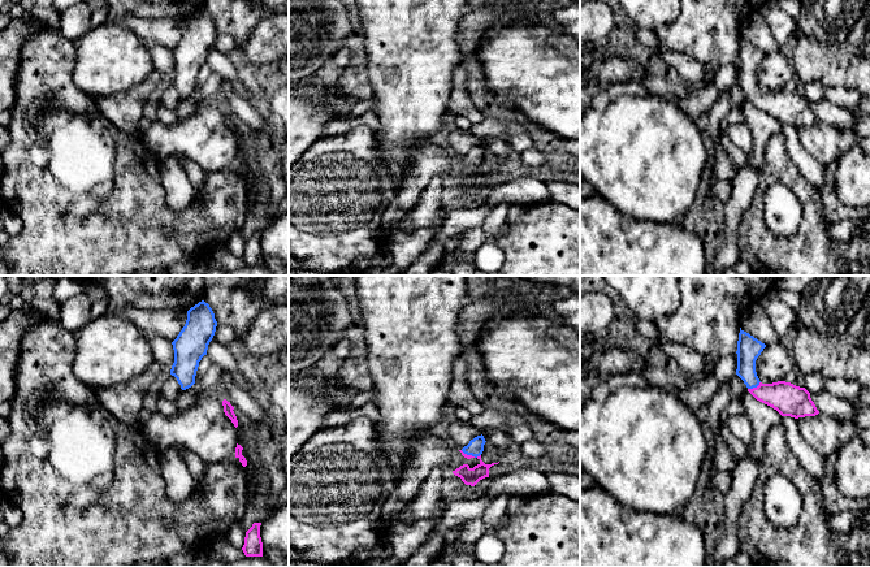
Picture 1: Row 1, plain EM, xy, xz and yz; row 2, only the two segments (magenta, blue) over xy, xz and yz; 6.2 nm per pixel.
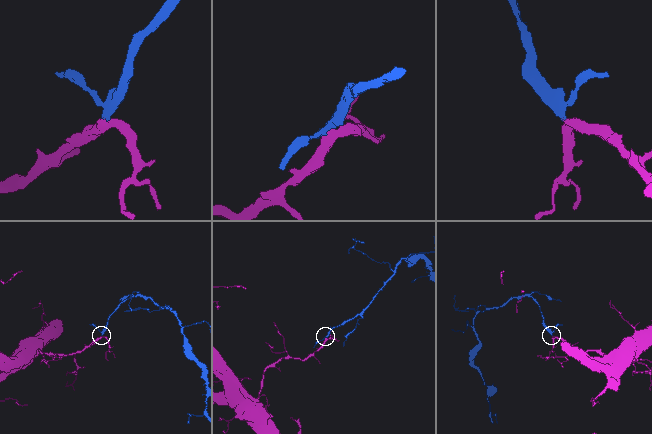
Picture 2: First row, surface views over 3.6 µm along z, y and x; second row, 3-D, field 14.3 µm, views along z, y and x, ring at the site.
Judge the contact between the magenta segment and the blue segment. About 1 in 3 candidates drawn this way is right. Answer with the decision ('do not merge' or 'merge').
merge

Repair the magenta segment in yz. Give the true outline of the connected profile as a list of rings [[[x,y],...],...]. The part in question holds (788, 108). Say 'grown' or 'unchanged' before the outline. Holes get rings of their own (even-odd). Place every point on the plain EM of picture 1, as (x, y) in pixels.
grown; [[[740,36],[736,83],[744,90],[748,100],[757,109],[776,118],[782,125],[798,127],[818,124],[819,120],[805,96],[785,90],[772,92],[759,90],[756,81],[756,69],[765,56],[765,52]]]

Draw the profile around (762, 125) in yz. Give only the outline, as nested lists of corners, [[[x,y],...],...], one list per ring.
[[[749,100],[741,107],[744,121],[749,125],[754,147],[748,155],[748,165],[756,170],[761,170],[765,156],[765,147],[772,134],[782,131],[782,124],[772,116],[757,109]]]

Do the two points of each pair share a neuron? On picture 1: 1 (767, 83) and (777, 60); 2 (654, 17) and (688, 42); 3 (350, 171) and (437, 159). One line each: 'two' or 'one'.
1: one
2: two
3: two

